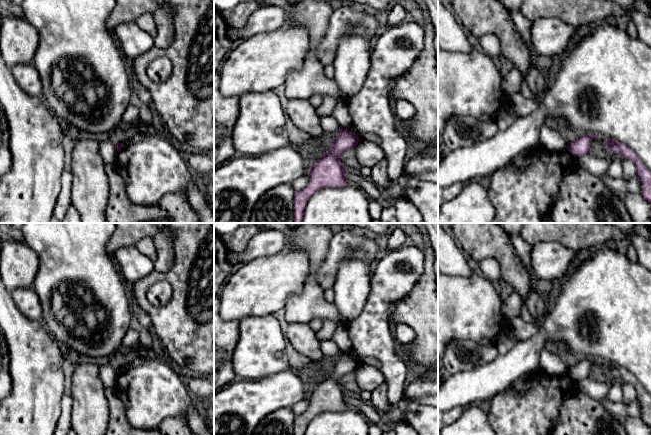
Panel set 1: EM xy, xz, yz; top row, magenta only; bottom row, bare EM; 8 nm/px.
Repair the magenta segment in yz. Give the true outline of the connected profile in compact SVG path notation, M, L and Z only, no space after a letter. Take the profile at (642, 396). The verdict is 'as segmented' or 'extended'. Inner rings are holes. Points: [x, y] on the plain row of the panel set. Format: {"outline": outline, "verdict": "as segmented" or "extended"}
{"outline": "M603 362L603 364L606 372L611 378L617 376L620 380L634 386L636 390L636 399L641 406L641 416L639 418L651 428L651 396L627 369L613 363Z", "verdict": "as segmented"}

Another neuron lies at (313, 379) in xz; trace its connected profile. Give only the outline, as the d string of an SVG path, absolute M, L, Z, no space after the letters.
M316 370L316 371L312 371L307 377L306 377L306 381L308 384L308 393L310 391L312 391L317 384L320 382L320 380L324 377L324 375Z

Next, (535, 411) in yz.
M545 372L525 377L528 387L523 392L498 393L491 398L488 418L495 435L553 435L559 421L559 405L577 391L576 380L567 373L560 376Z

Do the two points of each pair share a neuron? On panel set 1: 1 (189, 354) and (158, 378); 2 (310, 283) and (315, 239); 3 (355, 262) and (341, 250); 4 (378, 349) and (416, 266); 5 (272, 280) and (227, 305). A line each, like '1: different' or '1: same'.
1: different
2: same
3: different
4: same
5: same

